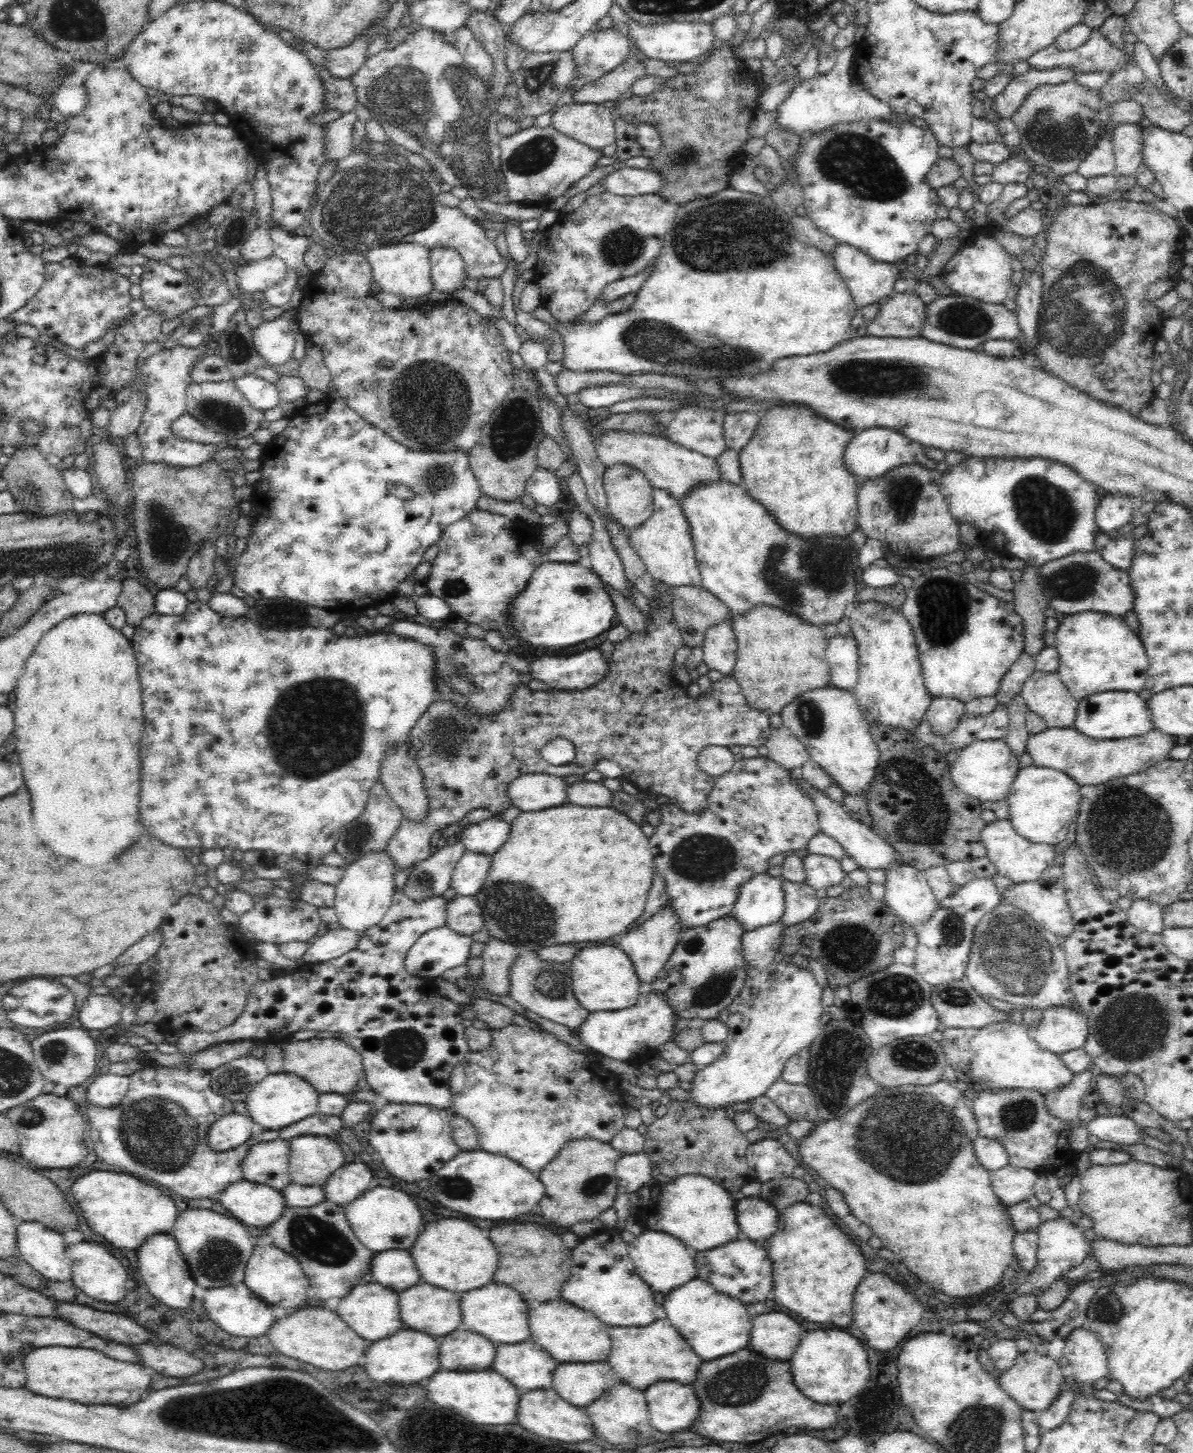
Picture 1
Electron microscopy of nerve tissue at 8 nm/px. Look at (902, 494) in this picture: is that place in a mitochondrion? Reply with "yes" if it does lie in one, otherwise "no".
yes

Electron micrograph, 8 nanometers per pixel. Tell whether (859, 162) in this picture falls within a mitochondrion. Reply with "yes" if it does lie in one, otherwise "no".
yes

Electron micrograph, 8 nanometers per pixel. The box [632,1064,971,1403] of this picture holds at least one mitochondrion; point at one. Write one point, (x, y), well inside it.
(913, 1144)

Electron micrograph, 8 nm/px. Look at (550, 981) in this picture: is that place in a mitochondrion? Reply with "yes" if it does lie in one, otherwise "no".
yes

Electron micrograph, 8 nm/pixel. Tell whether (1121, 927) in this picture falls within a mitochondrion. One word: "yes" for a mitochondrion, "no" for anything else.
no

